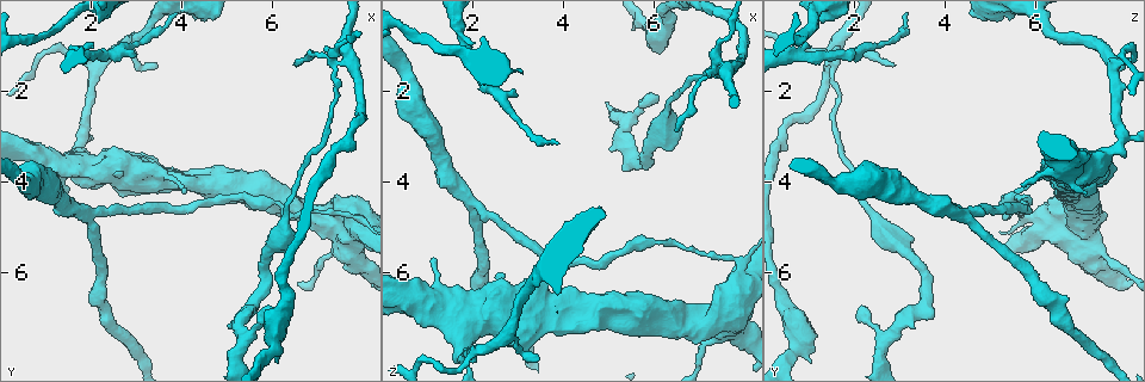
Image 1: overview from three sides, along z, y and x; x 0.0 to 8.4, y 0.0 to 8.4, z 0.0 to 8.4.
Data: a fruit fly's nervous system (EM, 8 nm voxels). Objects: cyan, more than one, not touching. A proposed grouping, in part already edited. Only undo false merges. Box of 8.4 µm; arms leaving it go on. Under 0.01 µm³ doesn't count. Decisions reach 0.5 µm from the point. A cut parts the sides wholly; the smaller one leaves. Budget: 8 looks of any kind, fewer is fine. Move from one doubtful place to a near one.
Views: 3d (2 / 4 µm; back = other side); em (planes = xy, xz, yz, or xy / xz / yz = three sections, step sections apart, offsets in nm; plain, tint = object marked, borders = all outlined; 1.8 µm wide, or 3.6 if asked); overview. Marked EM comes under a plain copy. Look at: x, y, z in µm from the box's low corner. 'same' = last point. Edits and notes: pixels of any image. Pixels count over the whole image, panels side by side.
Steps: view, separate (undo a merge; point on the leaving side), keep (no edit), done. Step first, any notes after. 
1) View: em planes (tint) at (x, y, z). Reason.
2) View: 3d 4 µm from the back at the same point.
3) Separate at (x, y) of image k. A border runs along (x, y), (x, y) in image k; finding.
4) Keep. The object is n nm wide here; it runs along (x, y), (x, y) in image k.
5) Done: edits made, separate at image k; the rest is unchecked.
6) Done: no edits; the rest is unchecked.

View: em 3.6 µm planes (tint) at (2.05, 4.70, 4.50). Side arm on a straight run.

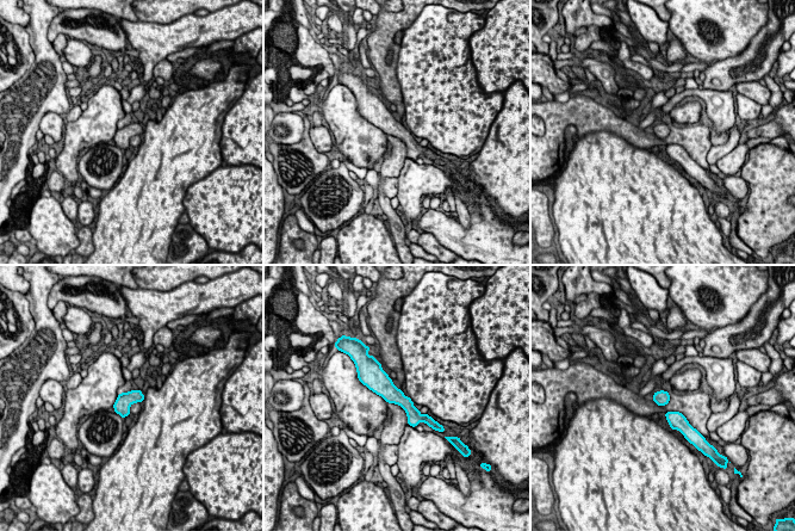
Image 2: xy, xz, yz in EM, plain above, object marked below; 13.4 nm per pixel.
Keep. One cell here.

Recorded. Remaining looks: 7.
View: em planes (borders) at (2.20, 1.45, 7.75). Abrupt turn.

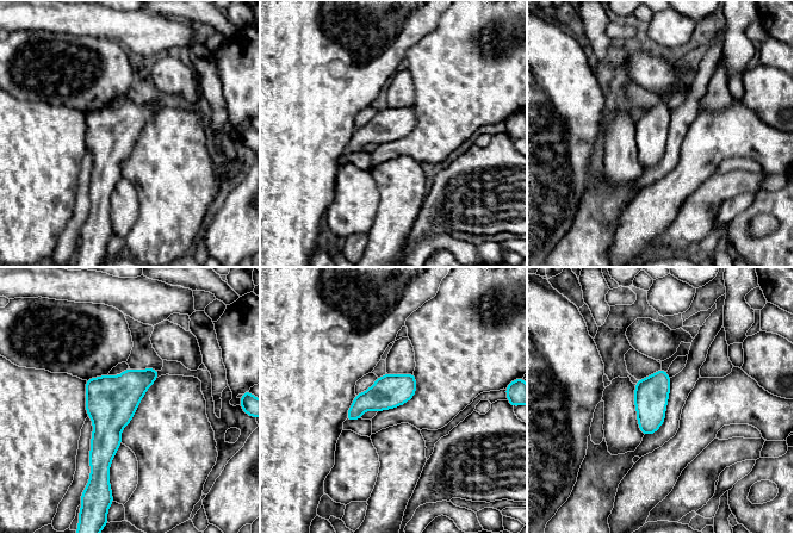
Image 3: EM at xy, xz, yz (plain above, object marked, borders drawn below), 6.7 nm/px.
Keep. Continuous, no second cell.

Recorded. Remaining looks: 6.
View: em xz step 8 (tint) at (5.30, 7.50, 2.75). A fork.

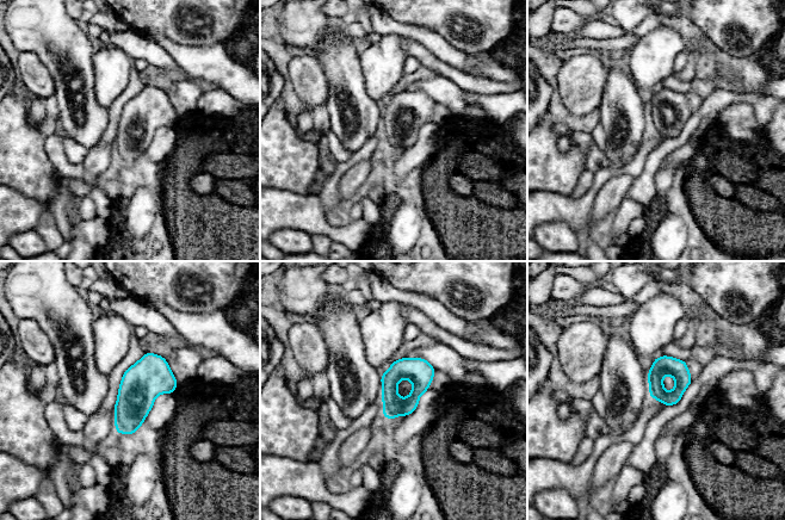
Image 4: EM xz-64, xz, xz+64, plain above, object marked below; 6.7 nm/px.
View: em planes (tint) at the same point. Cut it another way.

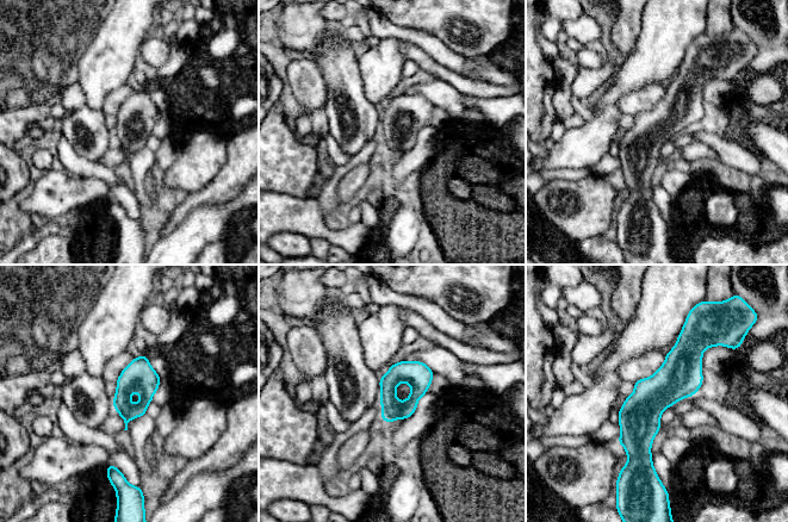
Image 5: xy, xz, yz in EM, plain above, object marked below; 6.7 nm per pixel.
Keep. One cell here.

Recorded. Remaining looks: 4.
View: em 3.6 µm yz step 8 (tint) at (7.85, 4.80, 5.80). Calibre changes.

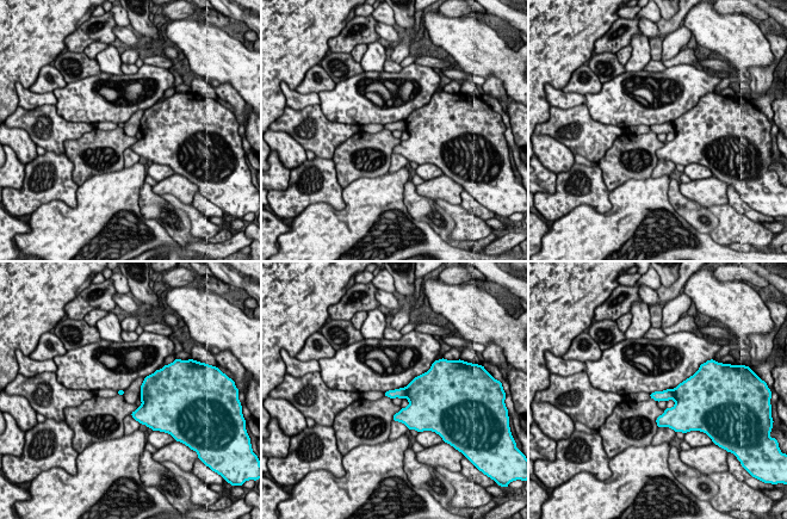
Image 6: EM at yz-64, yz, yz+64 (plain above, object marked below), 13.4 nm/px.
View: em 3.6 µm planes (tint) at the same point.

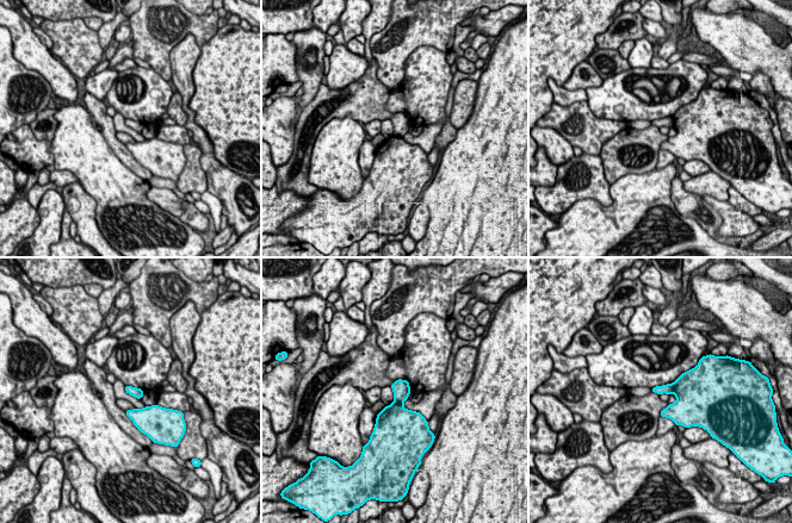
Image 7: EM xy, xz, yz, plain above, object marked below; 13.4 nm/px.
Keep. Continuous, no second cell.

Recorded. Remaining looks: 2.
Done: no edits; the rest is unchecked.

